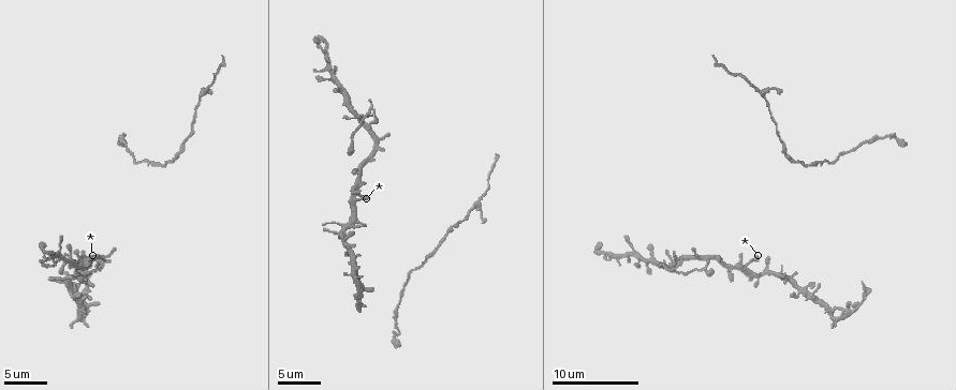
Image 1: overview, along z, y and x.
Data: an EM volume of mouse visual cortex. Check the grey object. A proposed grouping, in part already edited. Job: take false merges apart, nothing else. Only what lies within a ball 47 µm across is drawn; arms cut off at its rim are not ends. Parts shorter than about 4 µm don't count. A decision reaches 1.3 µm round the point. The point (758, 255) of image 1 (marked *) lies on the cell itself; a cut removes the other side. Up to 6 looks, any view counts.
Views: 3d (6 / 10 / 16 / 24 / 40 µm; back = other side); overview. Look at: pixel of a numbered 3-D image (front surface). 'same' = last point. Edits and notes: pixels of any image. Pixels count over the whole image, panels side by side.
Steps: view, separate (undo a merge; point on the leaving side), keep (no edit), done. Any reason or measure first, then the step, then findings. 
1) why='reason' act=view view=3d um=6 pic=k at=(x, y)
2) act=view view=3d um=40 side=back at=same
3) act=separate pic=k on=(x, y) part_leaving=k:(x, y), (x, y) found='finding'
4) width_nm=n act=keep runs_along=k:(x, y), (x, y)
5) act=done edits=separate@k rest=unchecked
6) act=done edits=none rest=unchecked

why='looks like a crossing' act=view view=3d um=10 pic=1 at=(742, 270)

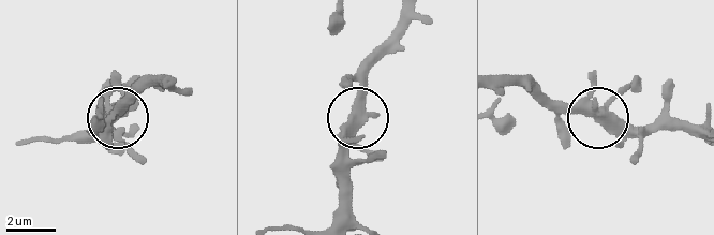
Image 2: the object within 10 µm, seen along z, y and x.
act=keep found='one cell here'

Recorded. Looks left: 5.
why='three-way junction' act=view view=3d um=6 pic=1 at=(672, 269)

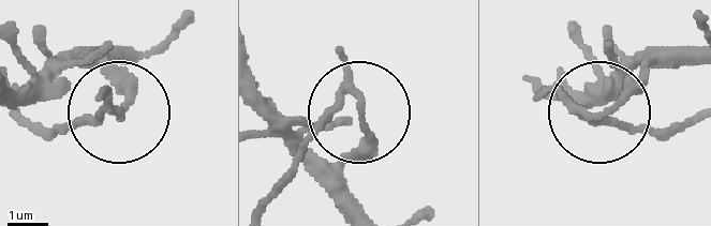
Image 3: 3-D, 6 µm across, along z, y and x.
act=separate pic=3 on=(106, 108) part_leaving=3:(374, 136), (343, 109), (265, 208) found='two cells meet here'

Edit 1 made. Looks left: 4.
why='a narrow waist' act=view view=3d um=6 pic=1 at=(344, 89)

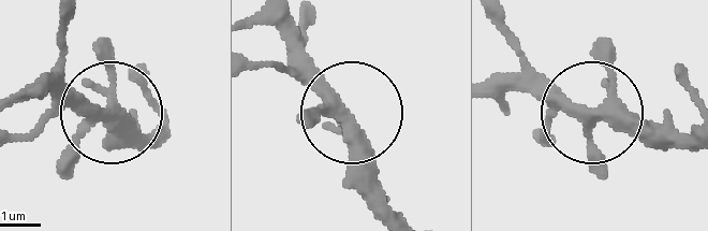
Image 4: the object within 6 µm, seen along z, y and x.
width_nm=310 act=keep runs_along=4:(392, 210), (368, 138), (282, 39) found='all the same cell'

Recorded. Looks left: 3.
act=done edits=separate@3 rest=unchecked

